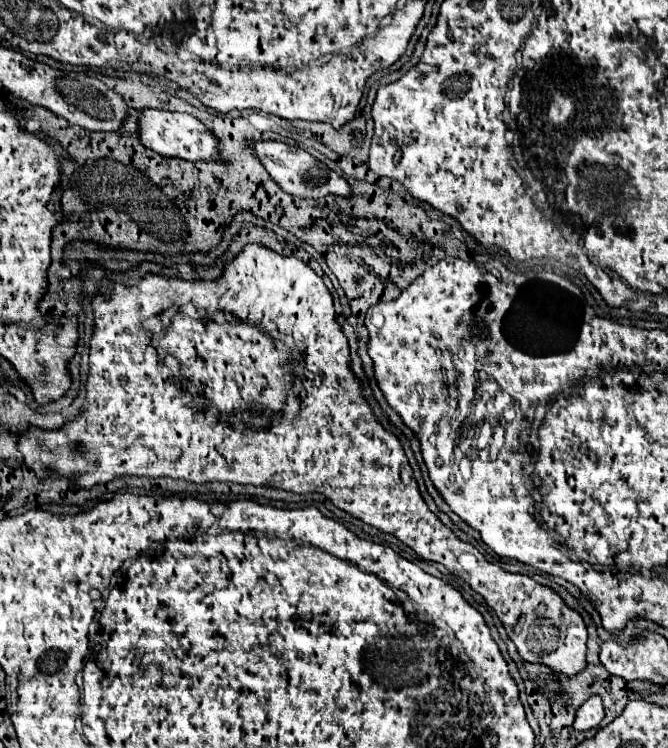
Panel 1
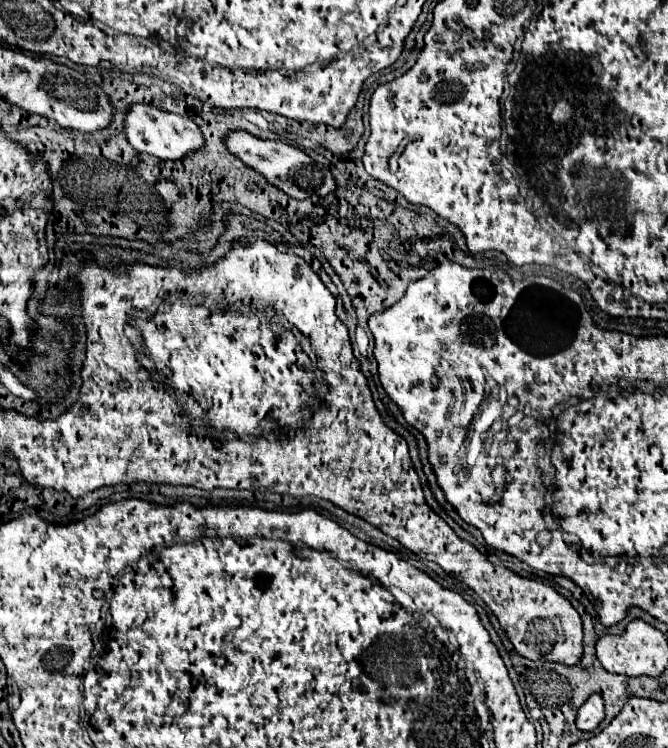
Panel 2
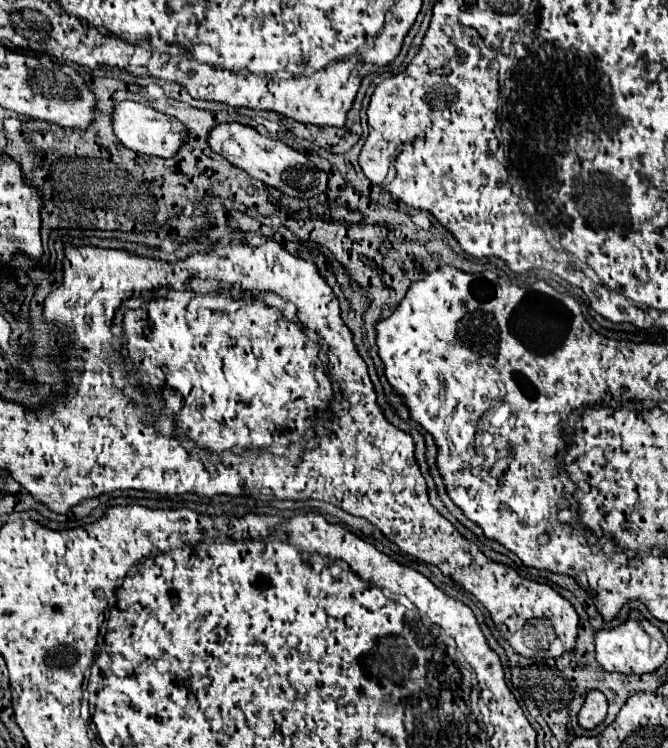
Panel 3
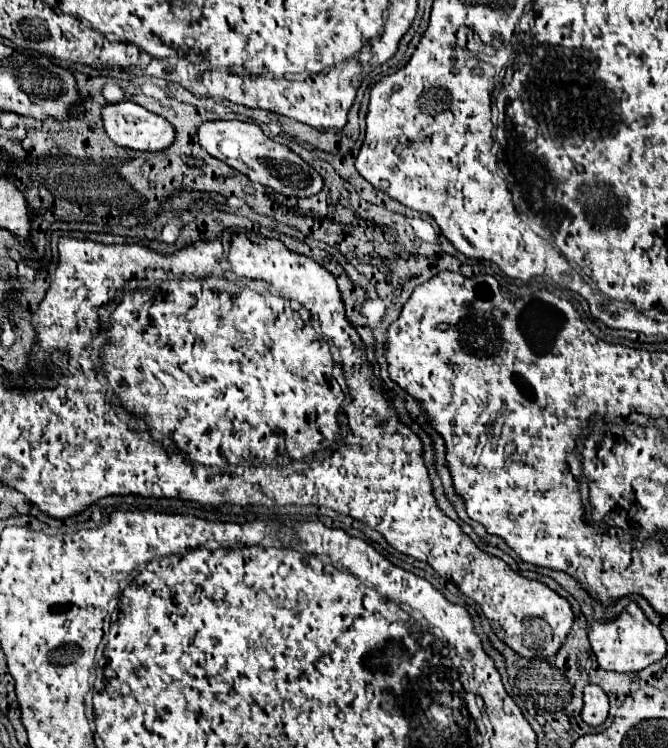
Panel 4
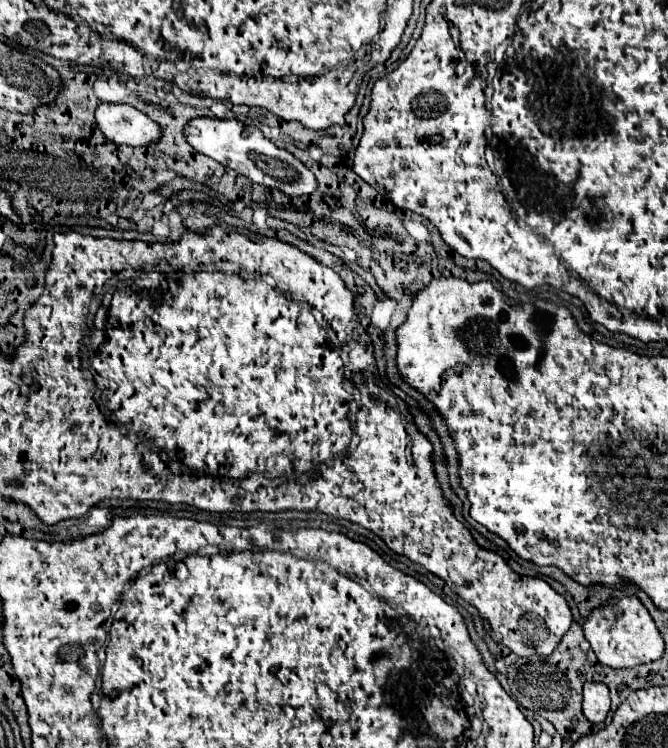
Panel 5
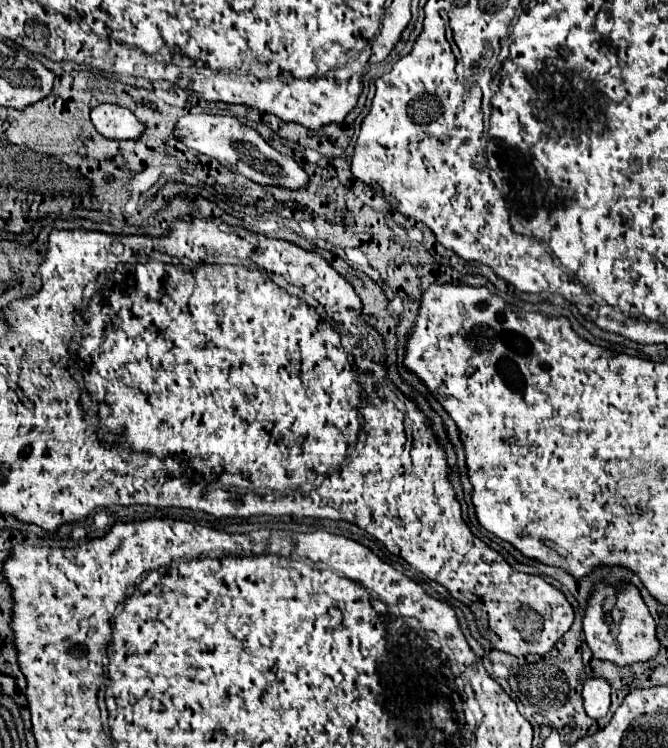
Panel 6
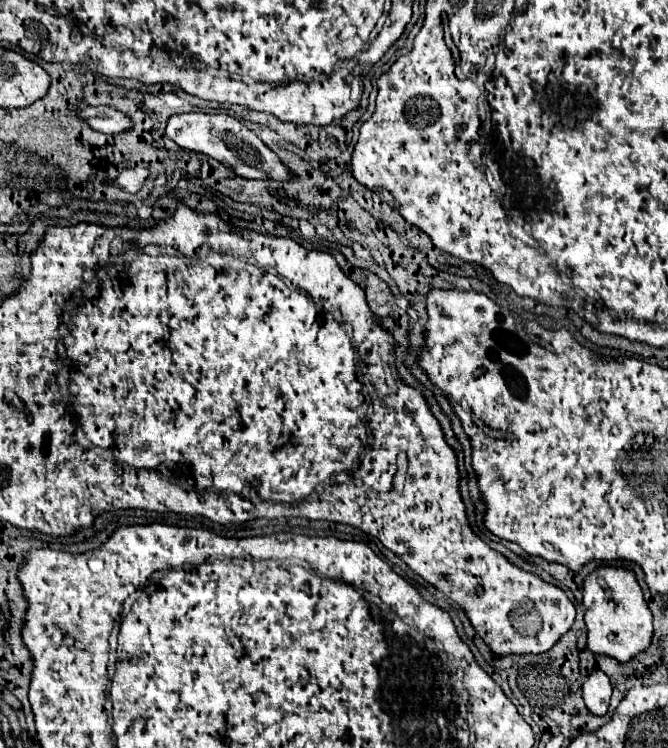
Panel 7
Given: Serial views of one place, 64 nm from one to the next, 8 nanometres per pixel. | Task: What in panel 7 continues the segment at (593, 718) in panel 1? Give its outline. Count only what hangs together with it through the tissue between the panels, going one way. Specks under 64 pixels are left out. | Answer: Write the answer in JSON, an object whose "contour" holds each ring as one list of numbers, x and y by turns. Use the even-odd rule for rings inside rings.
{"contour":[[592,670,582,684,582,692,584,692,584,702,588,710,596,716,604,716,612,694,610,678,602,670]]}

